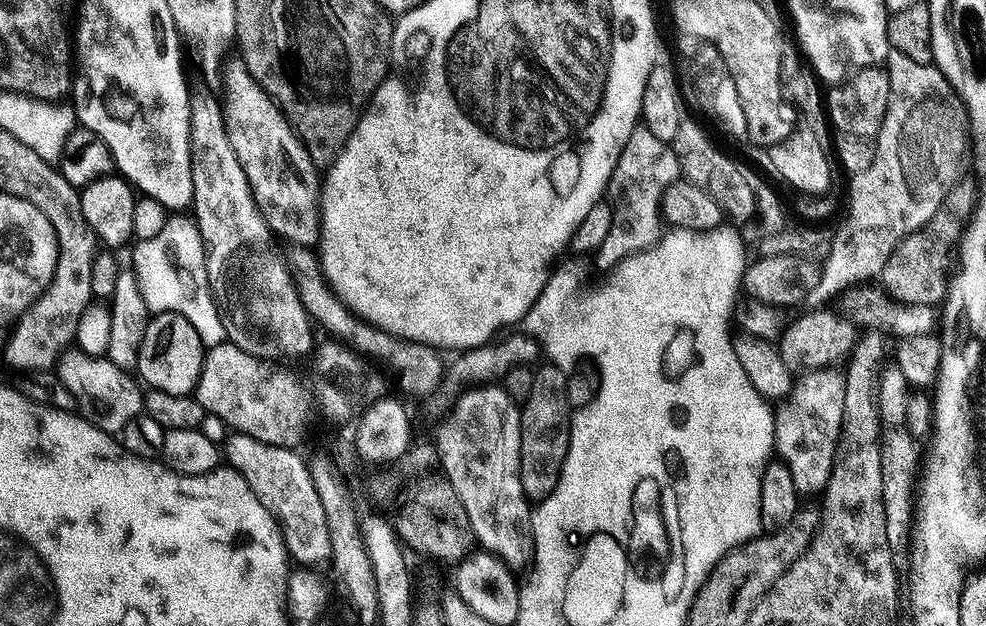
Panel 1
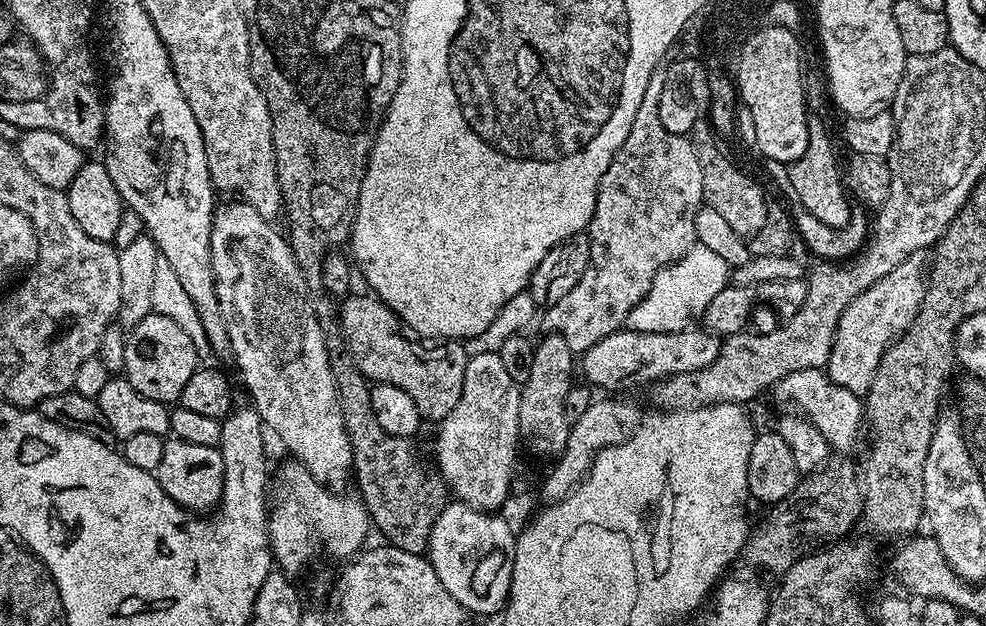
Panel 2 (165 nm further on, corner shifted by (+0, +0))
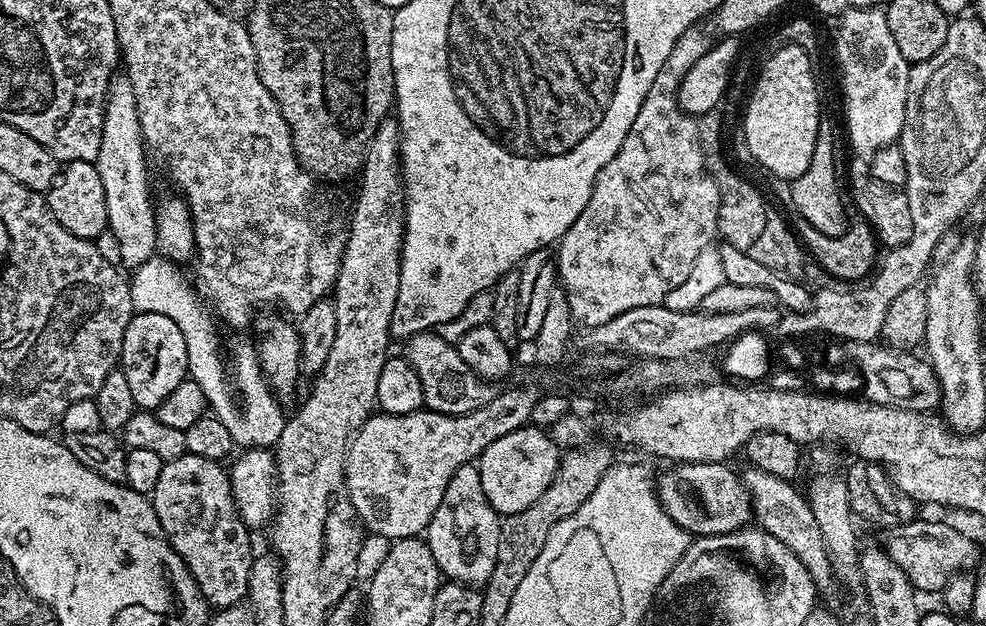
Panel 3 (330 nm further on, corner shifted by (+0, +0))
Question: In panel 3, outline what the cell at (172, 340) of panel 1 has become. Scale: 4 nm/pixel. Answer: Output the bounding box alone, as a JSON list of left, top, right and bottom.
[119,312,188,410]

